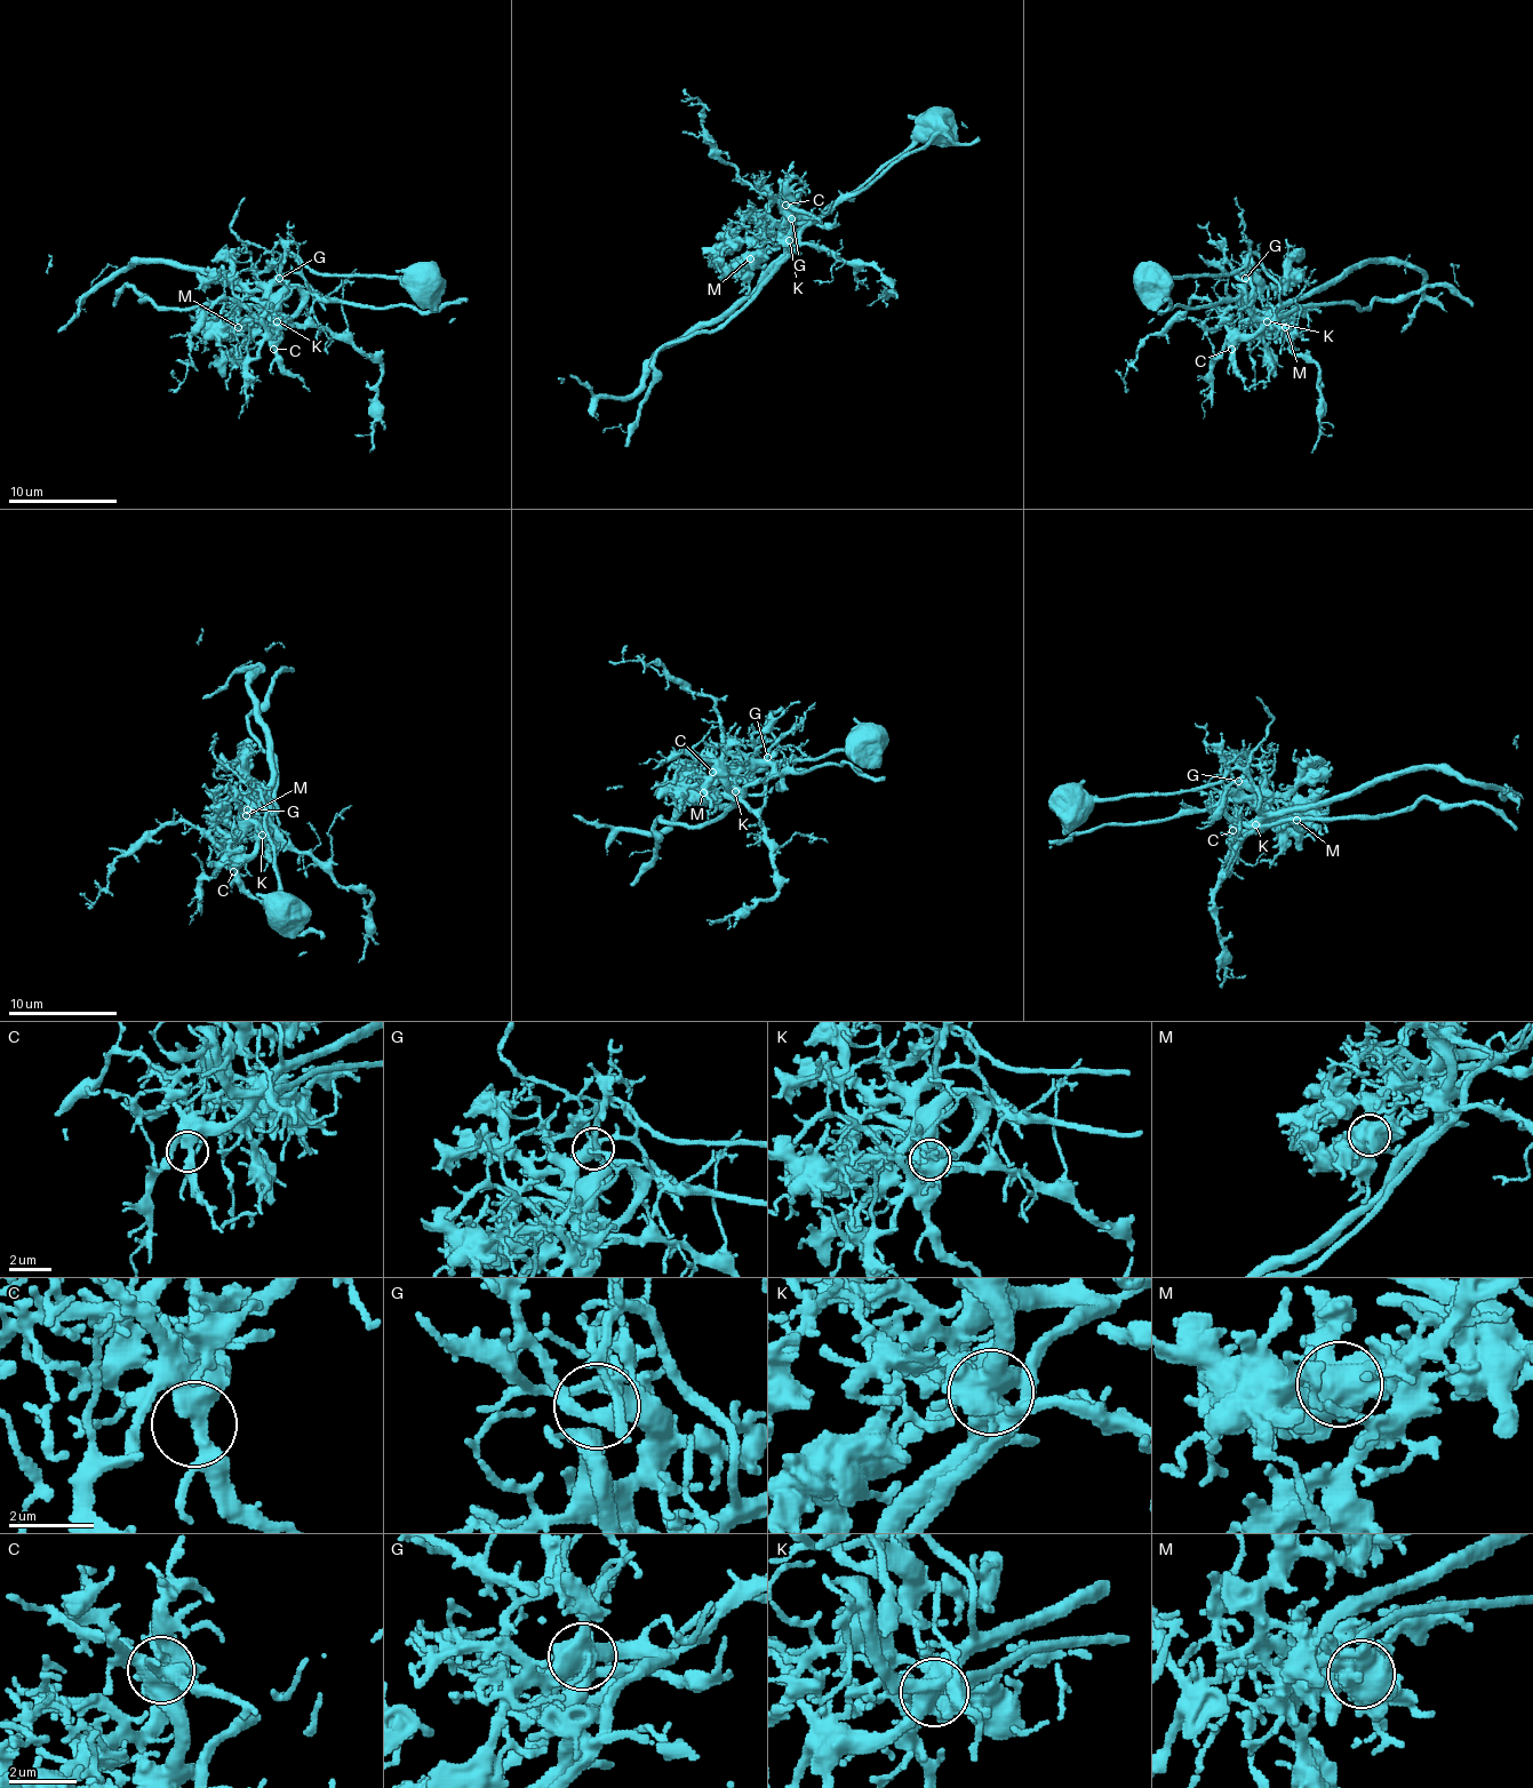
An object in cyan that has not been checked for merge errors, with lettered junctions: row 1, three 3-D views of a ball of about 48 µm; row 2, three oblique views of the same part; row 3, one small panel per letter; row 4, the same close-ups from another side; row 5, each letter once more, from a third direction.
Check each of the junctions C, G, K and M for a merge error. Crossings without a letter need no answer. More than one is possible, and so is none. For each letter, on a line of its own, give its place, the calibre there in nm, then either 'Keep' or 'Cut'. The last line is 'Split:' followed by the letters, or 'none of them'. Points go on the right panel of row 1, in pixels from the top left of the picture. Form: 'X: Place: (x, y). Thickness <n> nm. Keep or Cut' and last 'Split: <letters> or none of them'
C: Place: (1231, 349). Thickness 360 nm. Keep
G: Place: (1245, 278). Thickness 280 nm. Keep
K: Place: (1267, 321). Thickness 650 nm. Cut
M: Place: (1285, 327). Thickness 750 nm. Keep
Split: K

